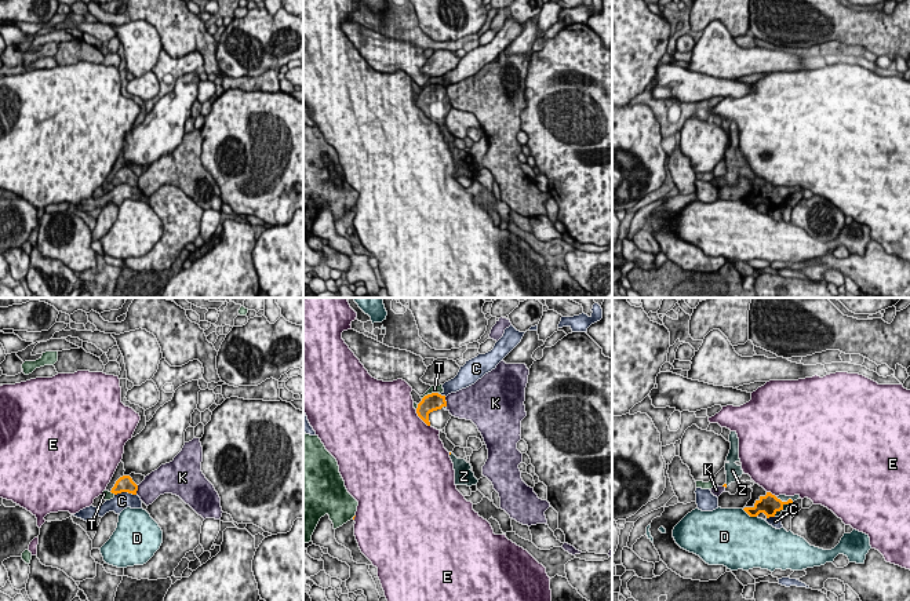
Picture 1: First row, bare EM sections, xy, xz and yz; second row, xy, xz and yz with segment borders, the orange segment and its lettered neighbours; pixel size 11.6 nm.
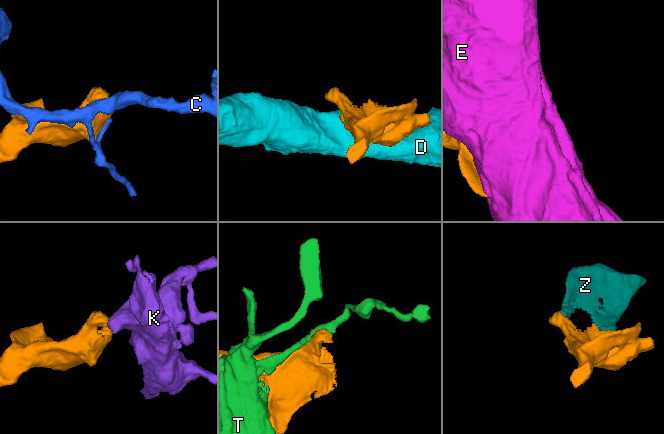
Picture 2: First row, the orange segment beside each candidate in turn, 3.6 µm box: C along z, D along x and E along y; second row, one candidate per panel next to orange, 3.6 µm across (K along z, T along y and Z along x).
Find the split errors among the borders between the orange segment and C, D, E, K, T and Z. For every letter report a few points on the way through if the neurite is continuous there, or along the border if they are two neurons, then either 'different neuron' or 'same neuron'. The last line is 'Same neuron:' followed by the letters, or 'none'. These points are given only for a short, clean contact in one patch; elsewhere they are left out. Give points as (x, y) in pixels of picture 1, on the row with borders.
C: different neuron
D: different neuron
E: different neuron
K: border xy (138, 485), (135, 494); different neuron
T: different neuron
Z: same neuron
Same neuron: Z

